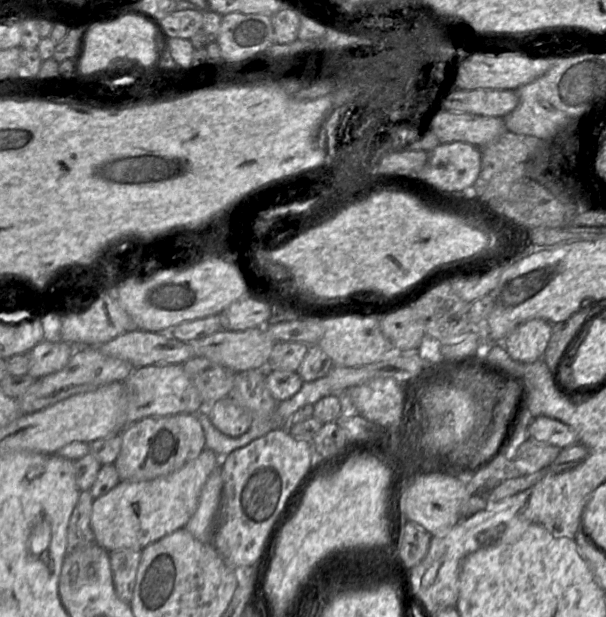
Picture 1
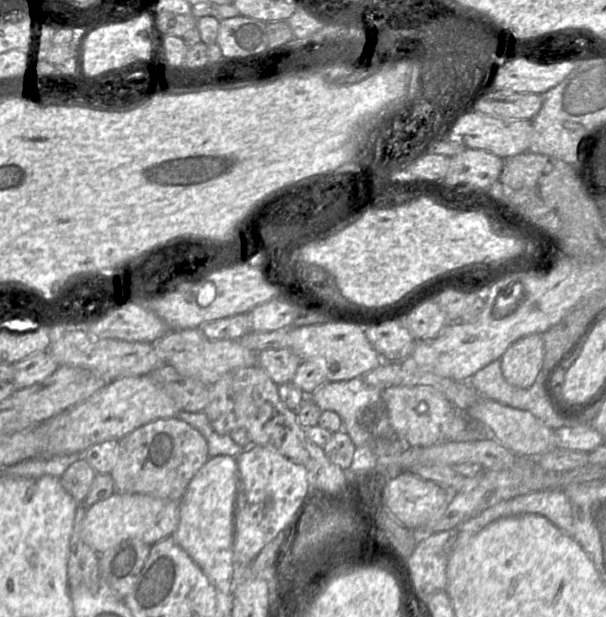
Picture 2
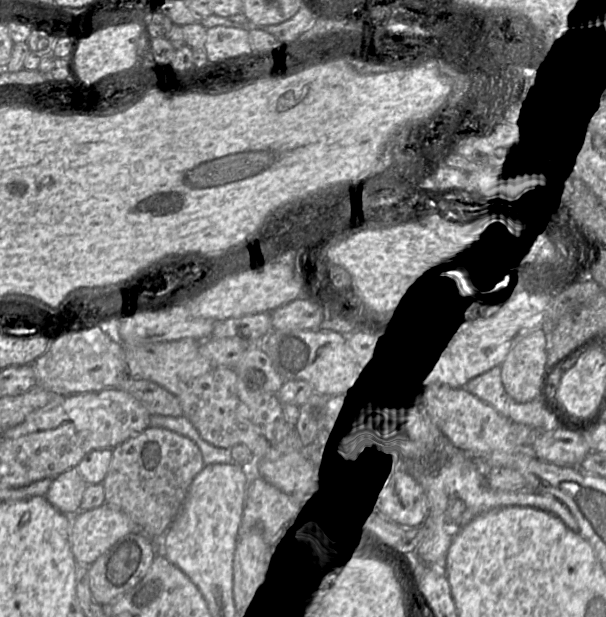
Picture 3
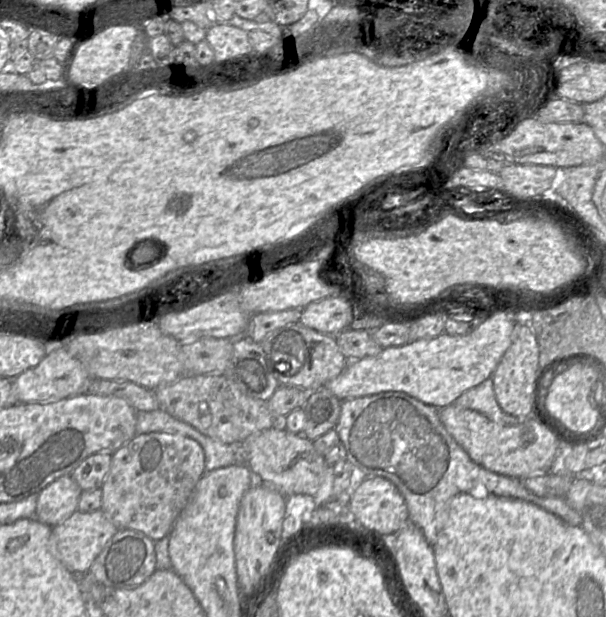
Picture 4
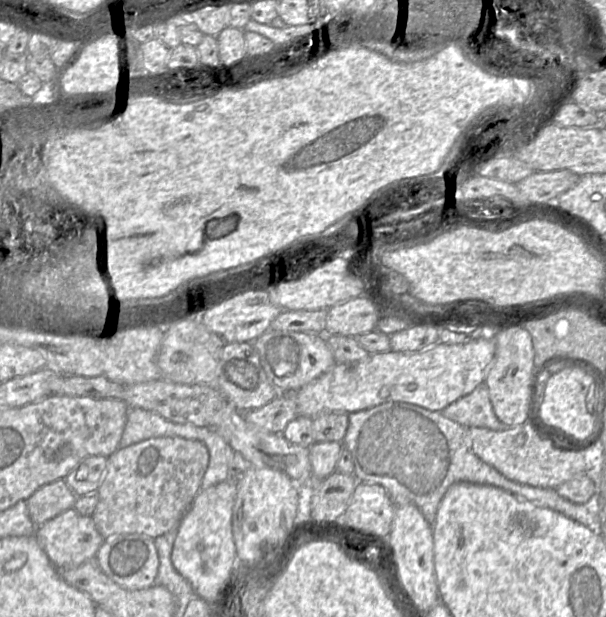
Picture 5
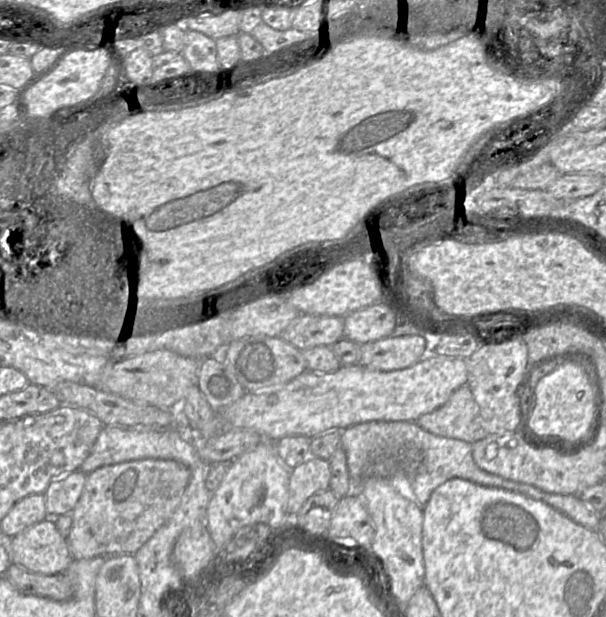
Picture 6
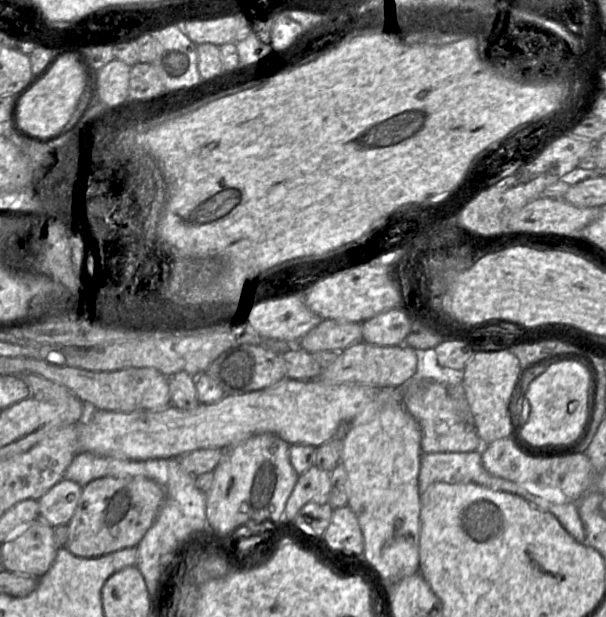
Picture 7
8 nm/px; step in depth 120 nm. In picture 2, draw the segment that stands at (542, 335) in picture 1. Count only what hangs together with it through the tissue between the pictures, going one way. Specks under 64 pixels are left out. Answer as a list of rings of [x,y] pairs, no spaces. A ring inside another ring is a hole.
[[[530,334],[512,343],[501,361],[503,377],[510,385],[526,389],[533,385],[544,360],[542,334]]]

